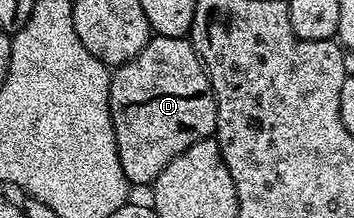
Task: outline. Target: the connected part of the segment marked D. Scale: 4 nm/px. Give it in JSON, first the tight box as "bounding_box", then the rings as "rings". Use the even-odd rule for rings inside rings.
{"bounding_box":[109,35,217,184],"rings":[[[155,35],[147,42],[145,49],[129,62],[114,68],[109,85],[109,109],[113,121],[113,133],[117,137],[117,157],[121,157],[121,169],[125,169],[128,183],[154,184],[155,178],[189,145],[214,136],[217,125],[217,105],[211,88],[211,78],[203,67],[203,60],[190,38]]]}

